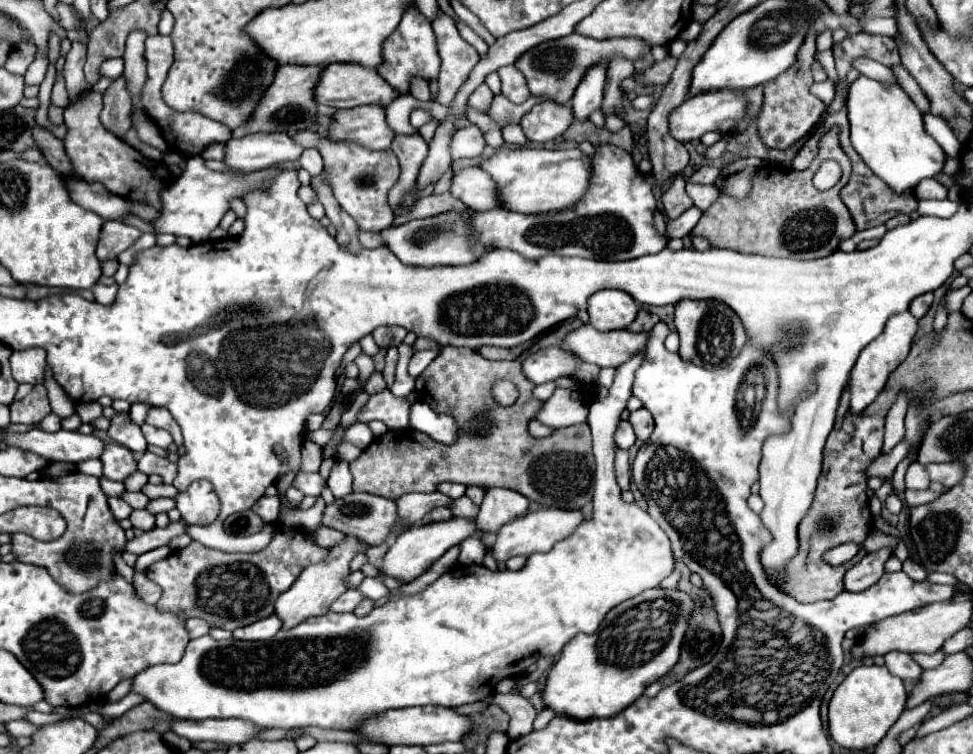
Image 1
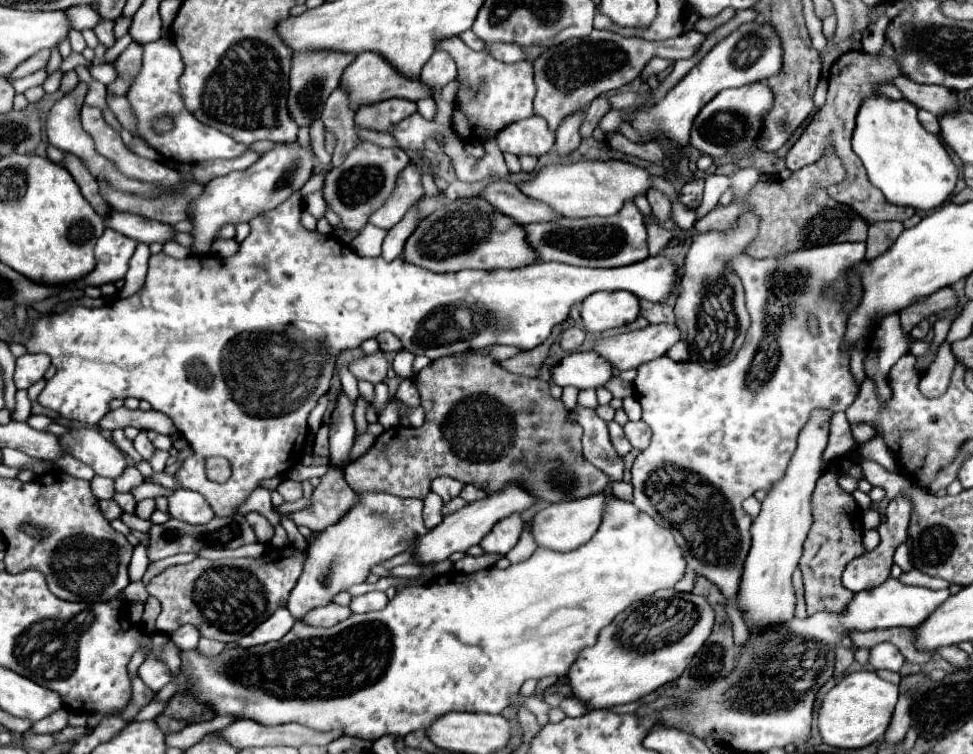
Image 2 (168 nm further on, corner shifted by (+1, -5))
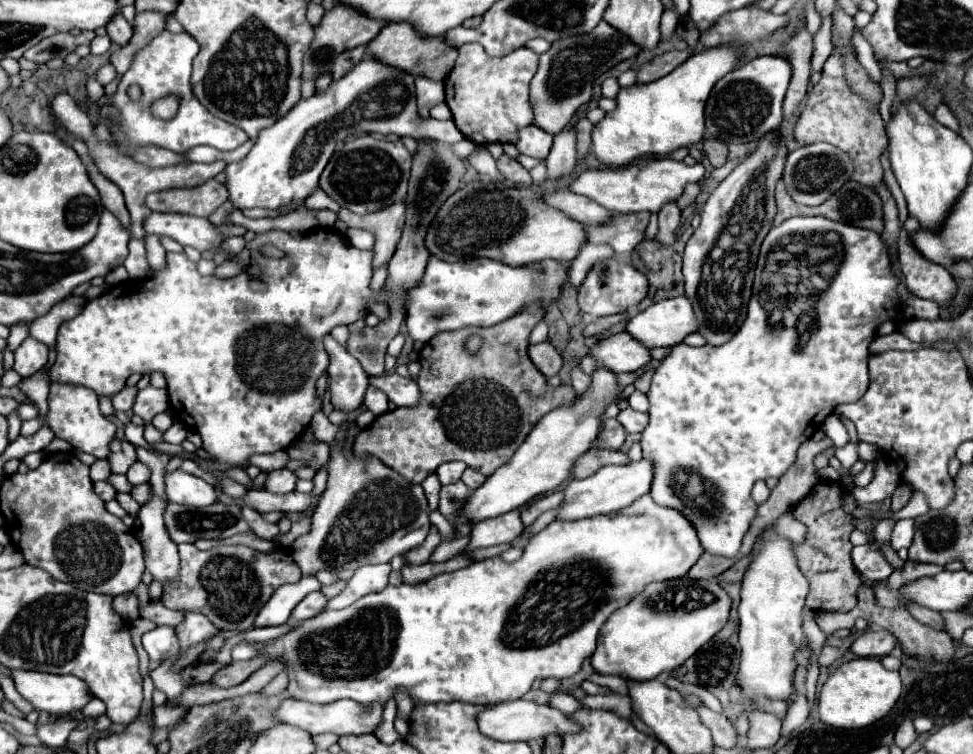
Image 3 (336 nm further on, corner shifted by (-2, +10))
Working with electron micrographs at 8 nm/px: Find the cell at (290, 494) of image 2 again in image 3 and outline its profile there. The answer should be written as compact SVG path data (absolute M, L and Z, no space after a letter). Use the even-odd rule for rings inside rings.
M280 468L280 470L272 470L268 472L268 478L264 482L264 488L268 492L276 492L276 494L288 494L296 488L296 474L288 468Z

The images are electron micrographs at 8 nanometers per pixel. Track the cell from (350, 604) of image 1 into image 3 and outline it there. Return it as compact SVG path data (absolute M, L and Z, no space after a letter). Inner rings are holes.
M318 590L318 592L310 592L294 610L292 610L292 620L300 622L300 620L308 620L314 618L318 612L322 612L322 608L326 606L328 598Z

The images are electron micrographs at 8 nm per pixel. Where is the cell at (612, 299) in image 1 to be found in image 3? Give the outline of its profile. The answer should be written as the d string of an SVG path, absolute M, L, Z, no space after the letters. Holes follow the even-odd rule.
M612 256L606 260L598 260L586 274L584 282L578 286L578 306L582 312L598 318L598 316L612 316L622 314L636 308L648 294L648 280L642 272L638 272L632 264L624 258Z

